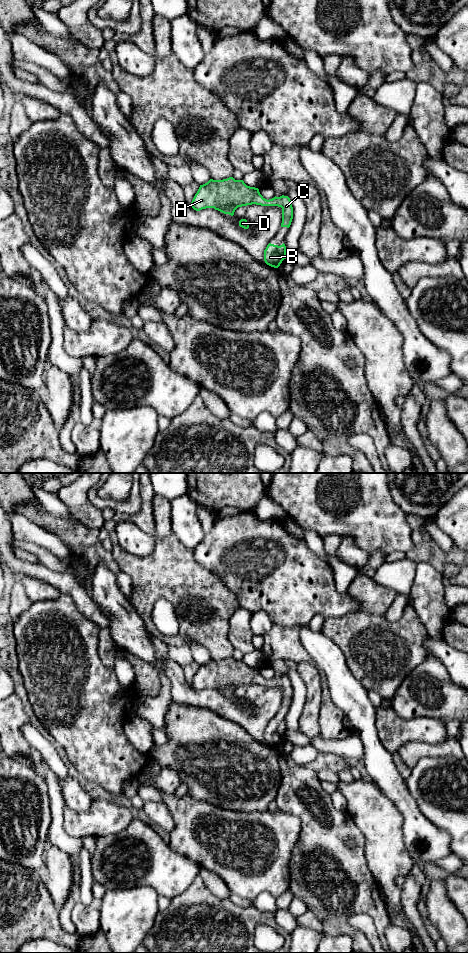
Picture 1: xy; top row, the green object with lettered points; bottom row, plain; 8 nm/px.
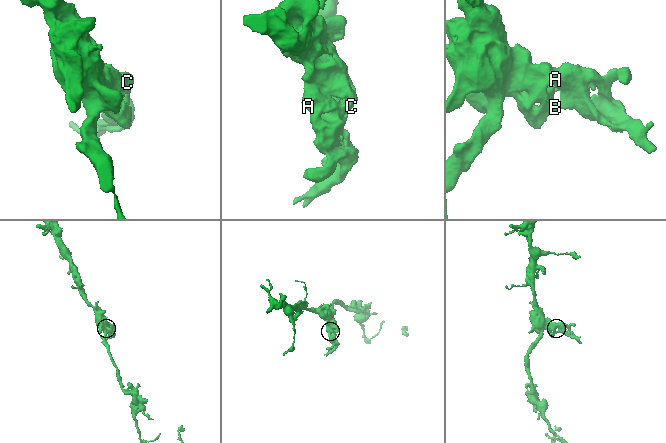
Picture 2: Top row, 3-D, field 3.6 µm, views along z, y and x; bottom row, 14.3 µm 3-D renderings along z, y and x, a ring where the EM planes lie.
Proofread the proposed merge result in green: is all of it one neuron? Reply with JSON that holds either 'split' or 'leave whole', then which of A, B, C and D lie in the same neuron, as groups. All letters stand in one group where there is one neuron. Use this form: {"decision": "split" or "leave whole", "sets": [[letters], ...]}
{"decision": "leave whole", "sets": [["A", "B", "C", "D"]]}

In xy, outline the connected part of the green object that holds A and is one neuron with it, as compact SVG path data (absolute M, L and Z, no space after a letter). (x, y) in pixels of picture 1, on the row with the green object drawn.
M233 177L223 180L210 179L207 183L200 185L191 202L192 208L196 211L214 208L231 216L238 207L252 204L281 207L281 227L290 227L293 207L288 196L275 196L267 200L260 194L258 188L247 186L243 180L235 180Z

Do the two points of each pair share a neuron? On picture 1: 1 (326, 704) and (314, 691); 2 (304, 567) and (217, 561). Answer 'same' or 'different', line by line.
1: different
2: same

